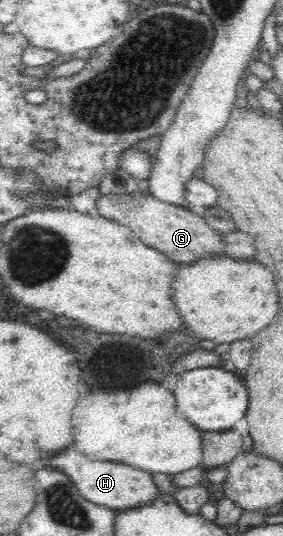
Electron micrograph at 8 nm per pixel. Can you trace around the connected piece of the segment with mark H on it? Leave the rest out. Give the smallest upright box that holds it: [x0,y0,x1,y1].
[40,449,162,511]

